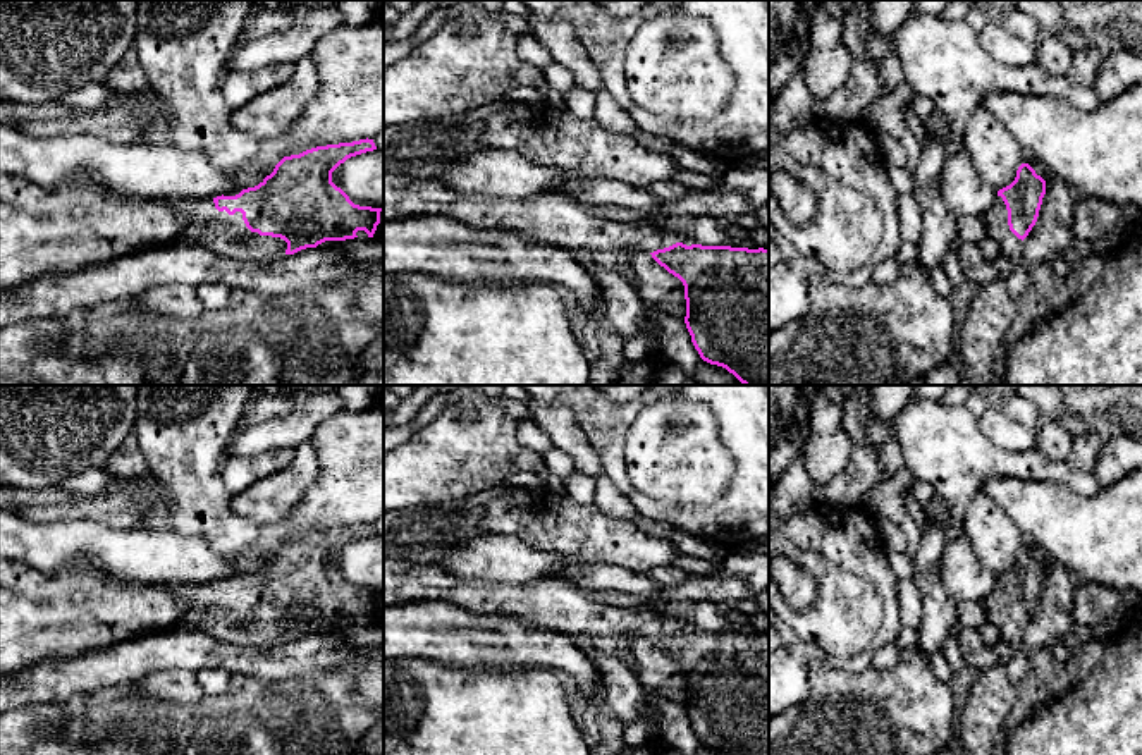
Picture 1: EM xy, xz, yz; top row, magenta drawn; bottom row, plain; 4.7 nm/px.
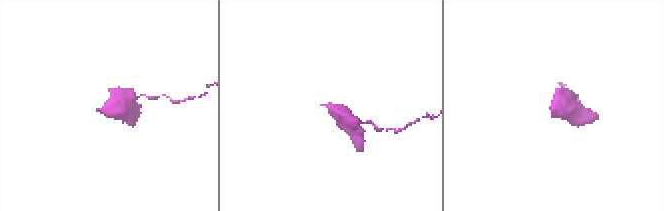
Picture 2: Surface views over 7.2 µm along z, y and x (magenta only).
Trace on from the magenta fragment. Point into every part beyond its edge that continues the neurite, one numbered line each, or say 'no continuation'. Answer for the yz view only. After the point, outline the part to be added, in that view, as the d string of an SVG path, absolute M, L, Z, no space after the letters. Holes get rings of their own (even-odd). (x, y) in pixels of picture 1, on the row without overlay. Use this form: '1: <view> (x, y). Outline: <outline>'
1: yz (994, 606). Outline: M996 581L992 593L982 602L987 623L994 624L999 638L1023 647L1023 626L1018 624L1008 611L1008 595L1001 581Z

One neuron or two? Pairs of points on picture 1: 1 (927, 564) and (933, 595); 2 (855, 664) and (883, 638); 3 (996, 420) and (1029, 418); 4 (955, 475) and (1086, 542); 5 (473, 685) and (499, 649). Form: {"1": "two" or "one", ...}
{"1": "one", "2": "one", "3": "two", "4": "two", "5": "two"}

